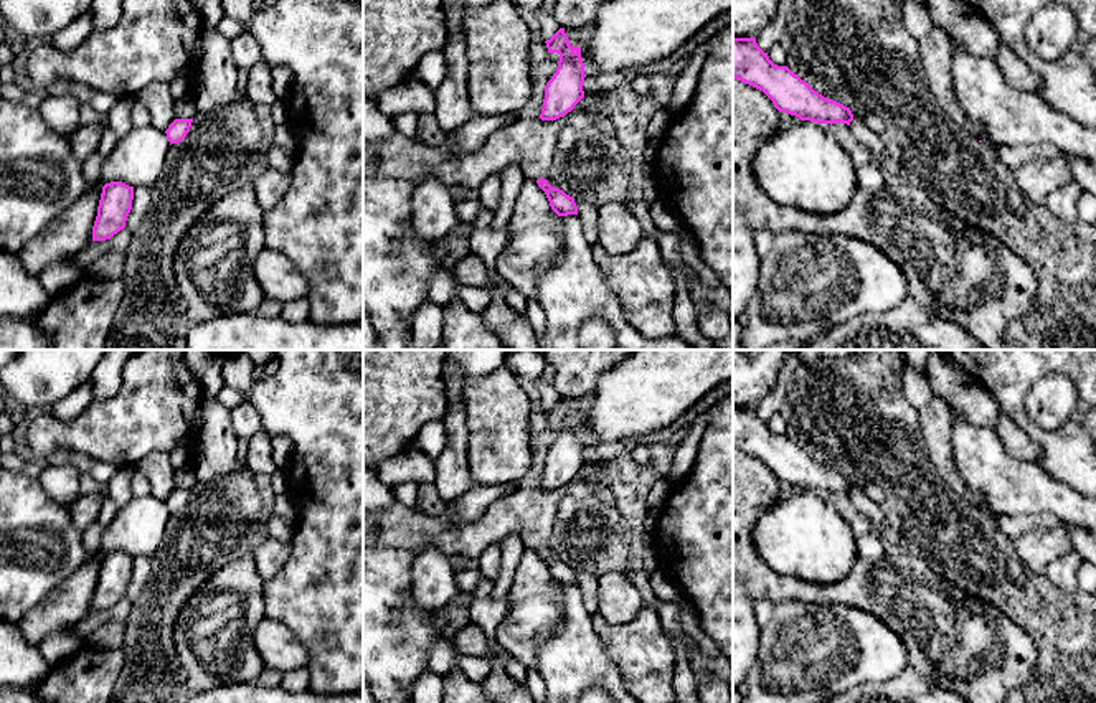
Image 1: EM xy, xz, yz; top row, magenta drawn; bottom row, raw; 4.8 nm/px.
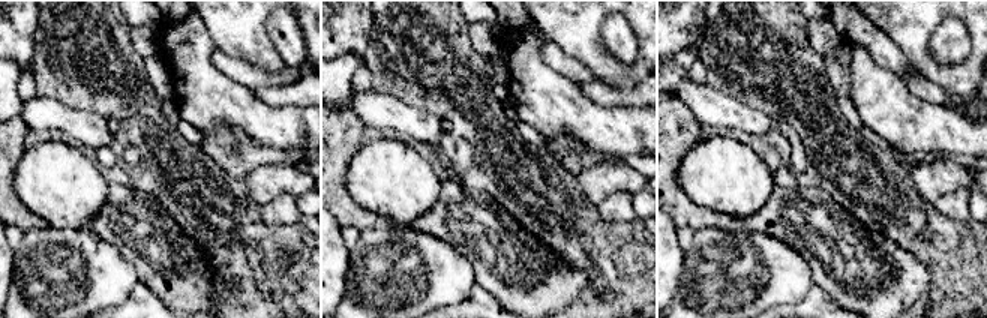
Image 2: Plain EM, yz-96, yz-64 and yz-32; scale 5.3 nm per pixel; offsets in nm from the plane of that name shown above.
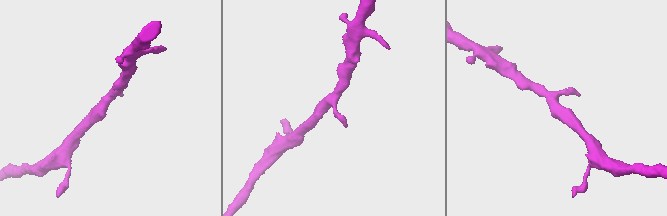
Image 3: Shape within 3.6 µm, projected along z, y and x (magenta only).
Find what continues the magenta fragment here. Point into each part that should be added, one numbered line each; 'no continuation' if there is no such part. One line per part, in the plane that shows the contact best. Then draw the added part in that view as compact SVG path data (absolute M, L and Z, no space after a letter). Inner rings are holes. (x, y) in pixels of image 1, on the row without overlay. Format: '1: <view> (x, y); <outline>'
no continuation

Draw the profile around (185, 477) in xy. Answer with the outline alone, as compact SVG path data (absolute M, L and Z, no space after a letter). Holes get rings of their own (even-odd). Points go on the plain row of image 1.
M188 462L187 465L177 469L173 472L173 480L175 480L177 488L195 488L198 485L195 464Z

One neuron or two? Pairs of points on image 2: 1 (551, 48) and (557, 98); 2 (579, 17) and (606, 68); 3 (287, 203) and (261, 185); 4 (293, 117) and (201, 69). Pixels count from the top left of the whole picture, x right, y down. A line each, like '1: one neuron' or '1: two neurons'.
1: two neurons
2: one neuron
3: two neurons
4: one neuron

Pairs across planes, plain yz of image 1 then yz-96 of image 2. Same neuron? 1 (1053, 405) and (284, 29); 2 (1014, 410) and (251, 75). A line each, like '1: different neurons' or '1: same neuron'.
1: same neuron
2: different neurons

